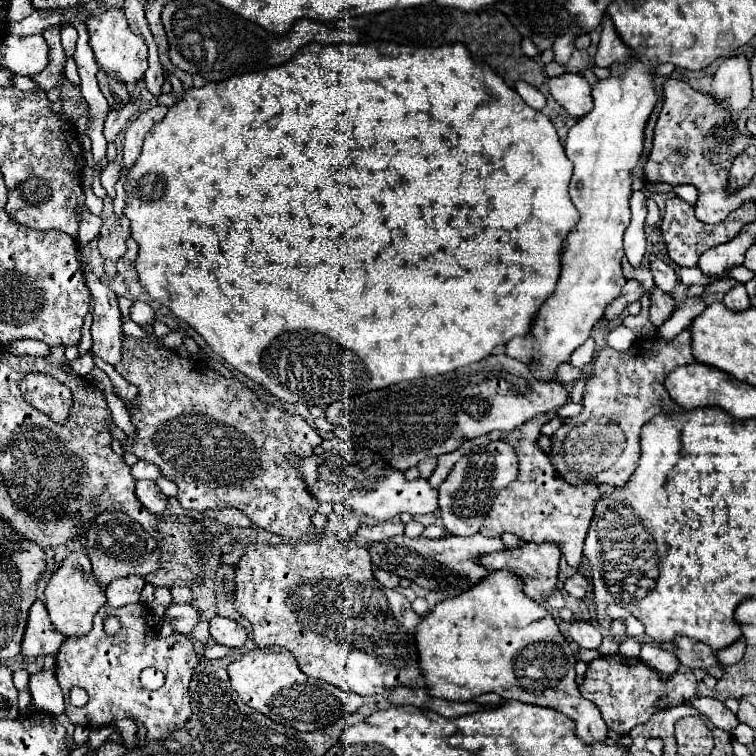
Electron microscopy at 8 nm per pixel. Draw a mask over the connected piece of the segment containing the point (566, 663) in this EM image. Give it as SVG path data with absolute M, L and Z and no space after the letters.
M506 570L490 572L490 576L486 576L468 592L438 602L436 608L418 624L416 644L420 652L420 666L426 674L426 684L430 694L436 698L468 702L480 694L496 692L506 700L520 700L566 714L576 724L576 736L586 744L608 740L608 728L600 716L600 710L594 708L590 700L582 698L574 682L576 658L570 650L570 644L562 636L552 614L522 592L520 576L514 576Z

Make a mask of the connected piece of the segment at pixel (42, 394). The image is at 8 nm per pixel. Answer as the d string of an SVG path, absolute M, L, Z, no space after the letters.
M28 374L20 382L20 390L28 404L48 414L54 422L66 420L72 406L72 392L66 384L46 374Z

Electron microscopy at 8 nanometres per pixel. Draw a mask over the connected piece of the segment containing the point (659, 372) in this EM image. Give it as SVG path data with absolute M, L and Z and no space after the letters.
M684 330L670 344L654 338L636 340L626 352L602 348L594 358L594 372L586 380L584 410L566 420L566 424L552 436L550 460L558 474L572 486L582 482L624 486L640 460L640 432L656 414L682 414L686 410L676 404L666 392L666 376L684 364L692 364L690 332Z

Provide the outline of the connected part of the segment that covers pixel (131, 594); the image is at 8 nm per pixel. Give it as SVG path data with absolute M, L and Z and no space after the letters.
M126 576L126 578L112 580L112 582L108 584L108 588L106 588L108 604L118 608L118 606L124 606L124 604L138 602L144 584L146 584L146 582L144 582L142 576Z

